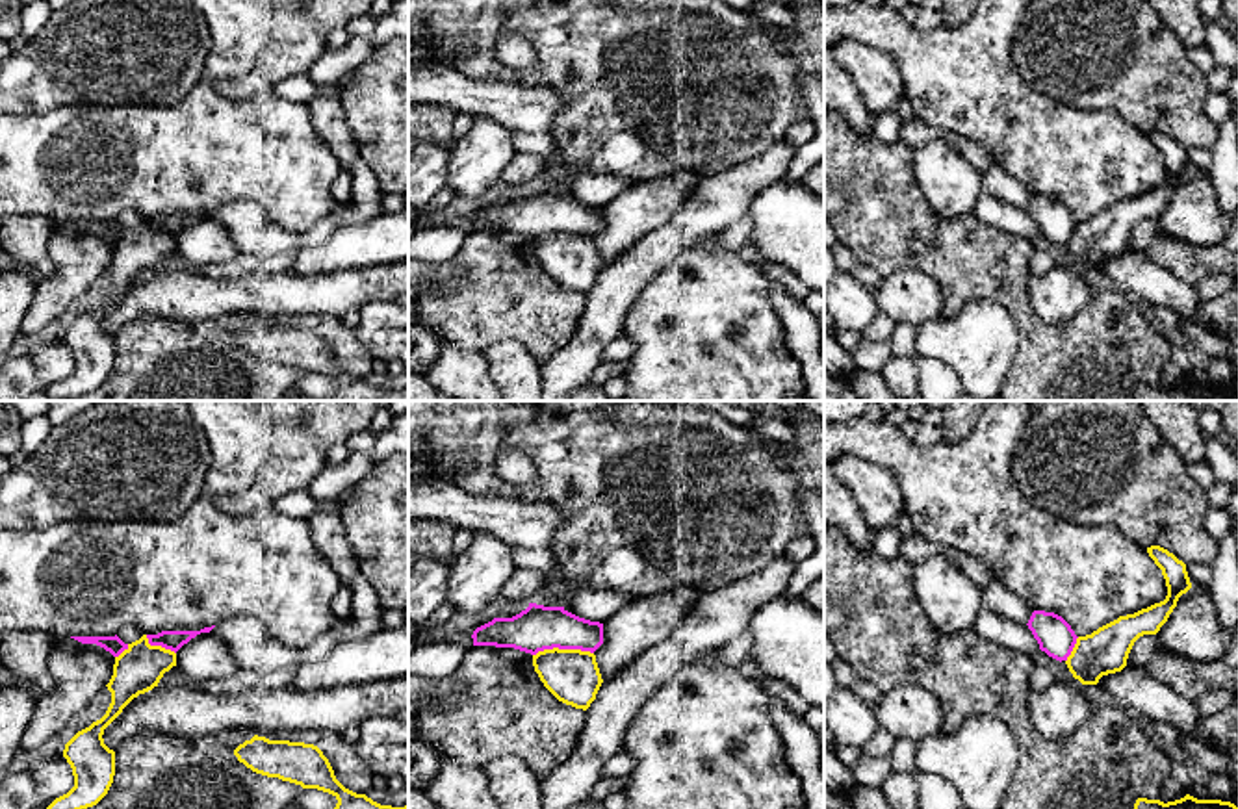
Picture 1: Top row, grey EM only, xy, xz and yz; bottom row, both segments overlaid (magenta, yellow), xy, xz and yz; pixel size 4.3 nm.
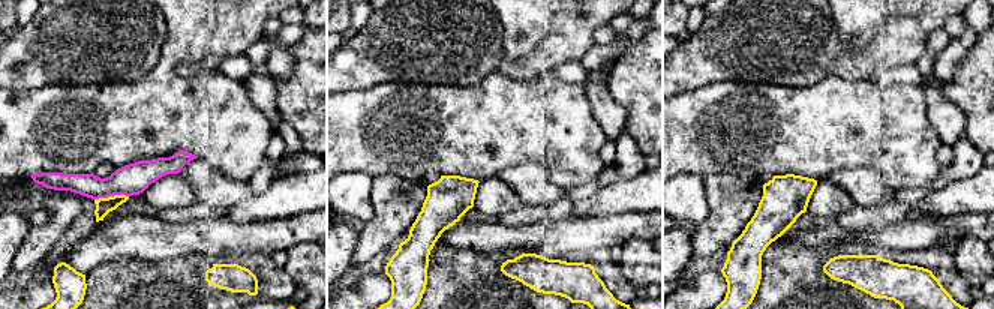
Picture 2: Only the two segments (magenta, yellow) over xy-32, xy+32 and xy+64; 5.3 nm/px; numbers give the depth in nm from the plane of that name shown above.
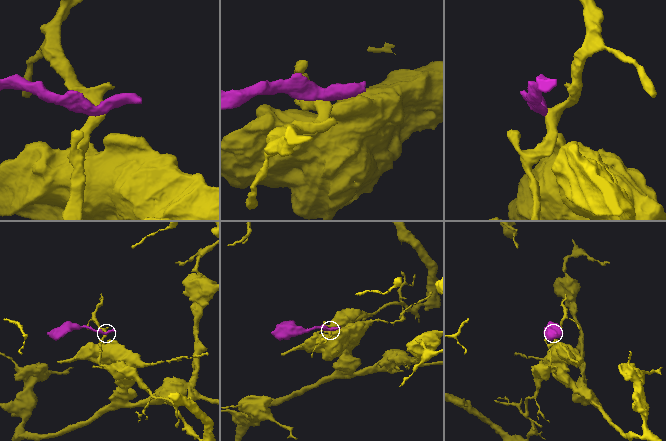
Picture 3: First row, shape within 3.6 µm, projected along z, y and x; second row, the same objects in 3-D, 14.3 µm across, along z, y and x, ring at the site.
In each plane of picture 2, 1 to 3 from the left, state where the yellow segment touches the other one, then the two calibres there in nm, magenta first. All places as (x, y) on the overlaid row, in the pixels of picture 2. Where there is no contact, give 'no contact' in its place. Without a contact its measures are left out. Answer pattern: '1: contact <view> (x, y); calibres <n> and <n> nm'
1: contact xy-32 (111, 195); calibres 170 and 90 nm
2: no contact
3: no contact

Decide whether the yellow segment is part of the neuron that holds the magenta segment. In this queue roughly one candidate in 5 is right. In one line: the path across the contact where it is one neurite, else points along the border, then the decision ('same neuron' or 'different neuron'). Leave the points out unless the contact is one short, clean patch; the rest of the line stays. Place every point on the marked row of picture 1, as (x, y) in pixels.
border xz (593, 652), (544, 648), (533, 655); different neuron

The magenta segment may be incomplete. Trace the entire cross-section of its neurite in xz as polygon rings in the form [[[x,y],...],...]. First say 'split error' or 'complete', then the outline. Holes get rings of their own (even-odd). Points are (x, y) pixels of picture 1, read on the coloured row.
complete; [[[529,603],[512,618],[494,618],[471,635],[473,646],[514,648],[531,655],[544,649],[594,653],[603,644],[603,623],[568,612],[564,607]]]

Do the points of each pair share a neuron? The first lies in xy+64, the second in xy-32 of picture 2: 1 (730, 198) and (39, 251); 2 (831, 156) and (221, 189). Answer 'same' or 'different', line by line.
1: same
2: different

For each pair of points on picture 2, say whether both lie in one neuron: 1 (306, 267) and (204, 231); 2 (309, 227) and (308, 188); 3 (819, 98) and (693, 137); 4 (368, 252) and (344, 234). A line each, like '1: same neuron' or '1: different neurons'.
1: different neurons
2: different neurons
3: same neuron
4: different neurons

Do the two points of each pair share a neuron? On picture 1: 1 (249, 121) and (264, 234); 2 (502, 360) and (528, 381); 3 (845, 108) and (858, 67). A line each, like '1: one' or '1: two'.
1: two
2: one
3: two

